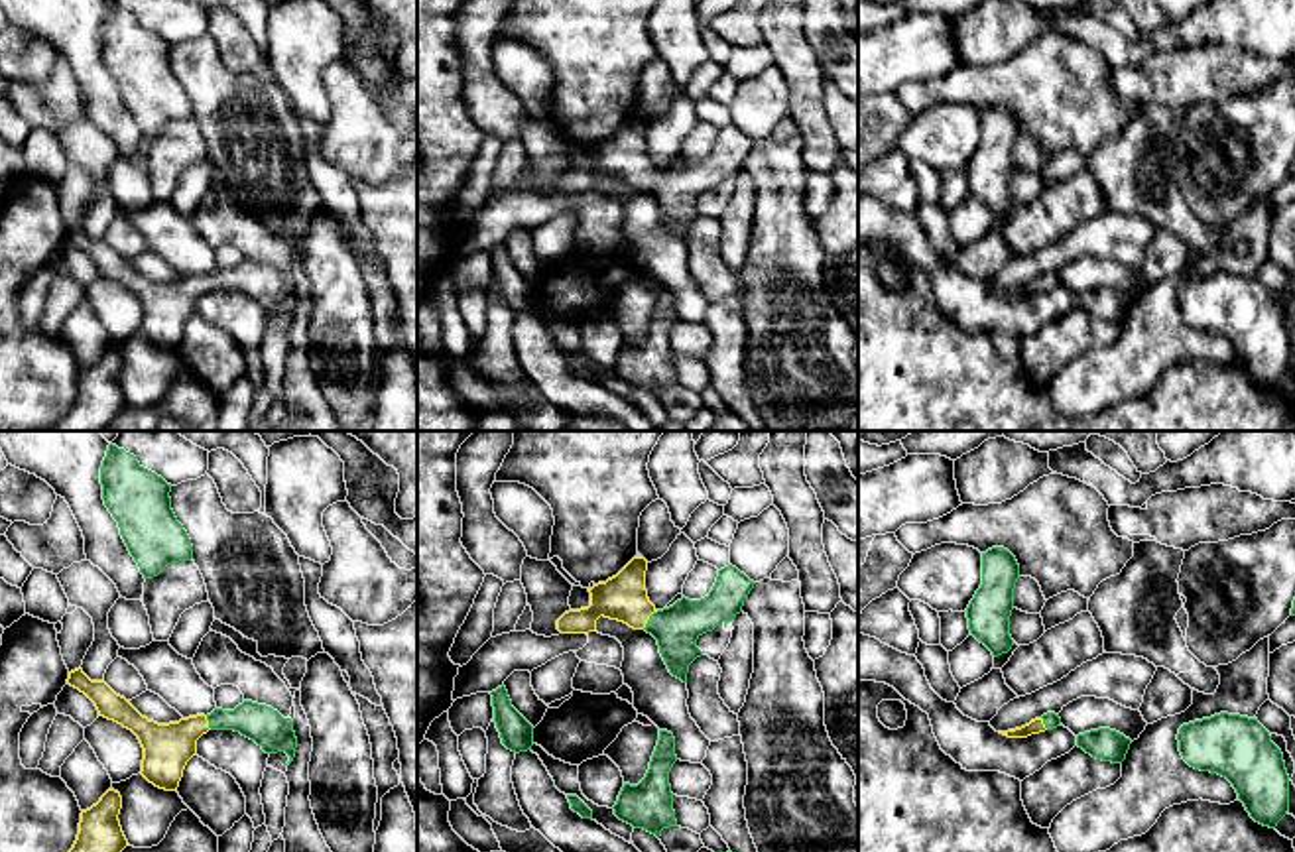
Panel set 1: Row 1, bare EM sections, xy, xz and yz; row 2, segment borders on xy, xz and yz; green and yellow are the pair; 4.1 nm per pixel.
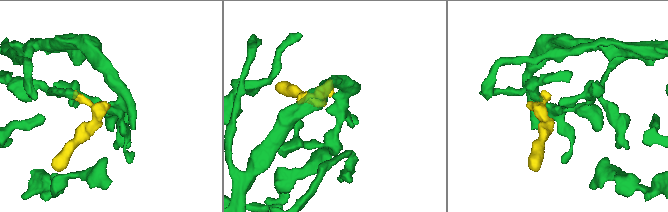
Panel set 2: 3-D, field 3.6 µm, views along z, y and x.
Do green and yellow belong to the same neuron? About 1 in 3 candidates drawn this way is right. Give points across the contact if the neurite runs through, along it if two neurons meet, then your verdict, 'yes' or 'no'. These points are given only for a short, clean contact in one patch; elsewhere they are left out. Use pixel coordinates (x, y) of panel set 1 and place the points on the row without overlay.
across xz (676, 187), (650, 178), (624, 156) | yes

